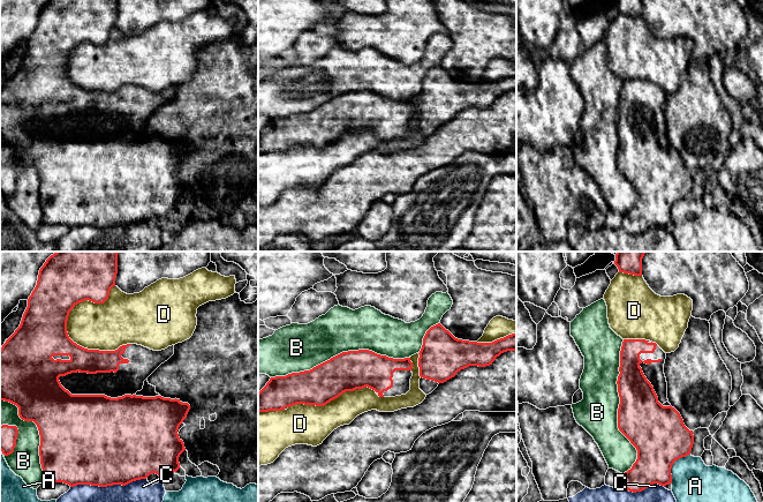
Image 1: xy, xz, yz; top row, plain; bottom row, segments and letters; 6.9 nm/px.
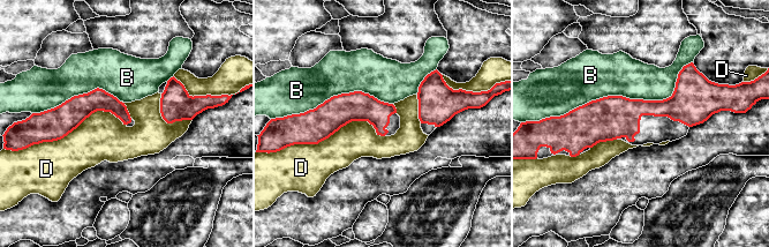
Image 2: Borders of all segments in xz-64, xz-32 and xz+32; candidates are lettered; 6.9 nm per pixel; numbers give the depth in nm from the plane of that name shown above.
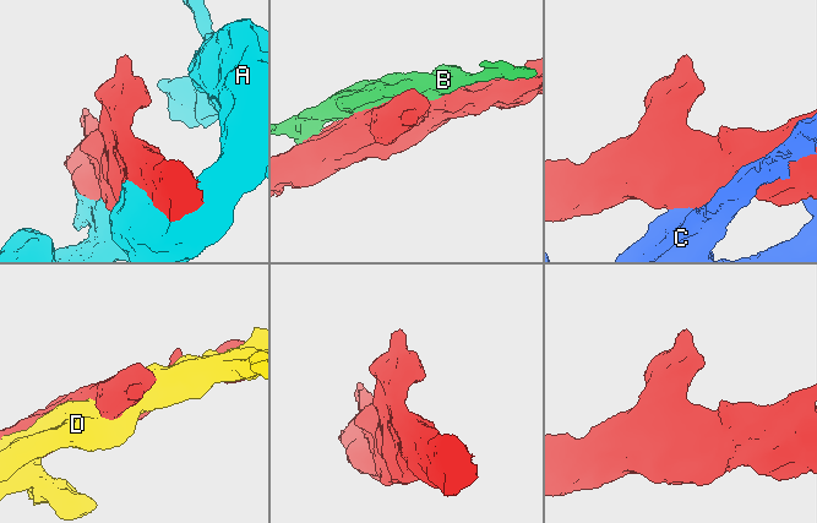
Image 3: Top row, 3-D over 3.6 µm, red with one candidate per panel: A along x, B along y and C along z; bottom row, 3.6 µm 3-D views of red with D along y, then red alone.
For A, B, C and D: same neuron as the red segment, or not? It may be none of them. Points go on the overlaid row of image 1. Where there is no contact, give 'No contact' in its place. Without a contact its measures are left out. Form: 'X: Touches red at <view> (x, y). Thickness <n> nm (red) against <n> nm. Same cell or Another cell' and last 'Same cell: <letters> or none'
A: Touches red at yz (672, 464). Thickness 380 nm (red) against 280 nm. Another cell
B: Touches red at xz (340, 353). Thickness 280 nm (red) against 320 nm. Another cell
C: Touches red at xy (107, 485). Thickness 500 nm (red) against 160 nm. Another cell
D: Touches red at xy (77, 302). Thickness 440 nm (red) against 320 nm. Another cell
Same cell: none

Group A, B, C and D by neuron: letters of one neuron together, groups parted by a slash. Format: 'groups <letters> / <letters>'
groups A / B / C / D

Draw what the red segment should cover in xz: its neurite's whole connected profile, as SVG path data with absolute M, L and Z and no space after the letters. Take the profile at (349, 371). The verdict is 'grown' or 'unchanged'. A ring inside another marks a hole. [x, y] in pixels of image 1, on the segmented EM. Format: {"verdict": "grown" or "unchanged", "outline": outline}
{"verdict": "grown", "outline": "M369 350L342 352L310 370L271 377L258 392L258 412L296 404L324 406L346 391L365 387L379 397L406 395L411 368L410 358L393 359Z"}

